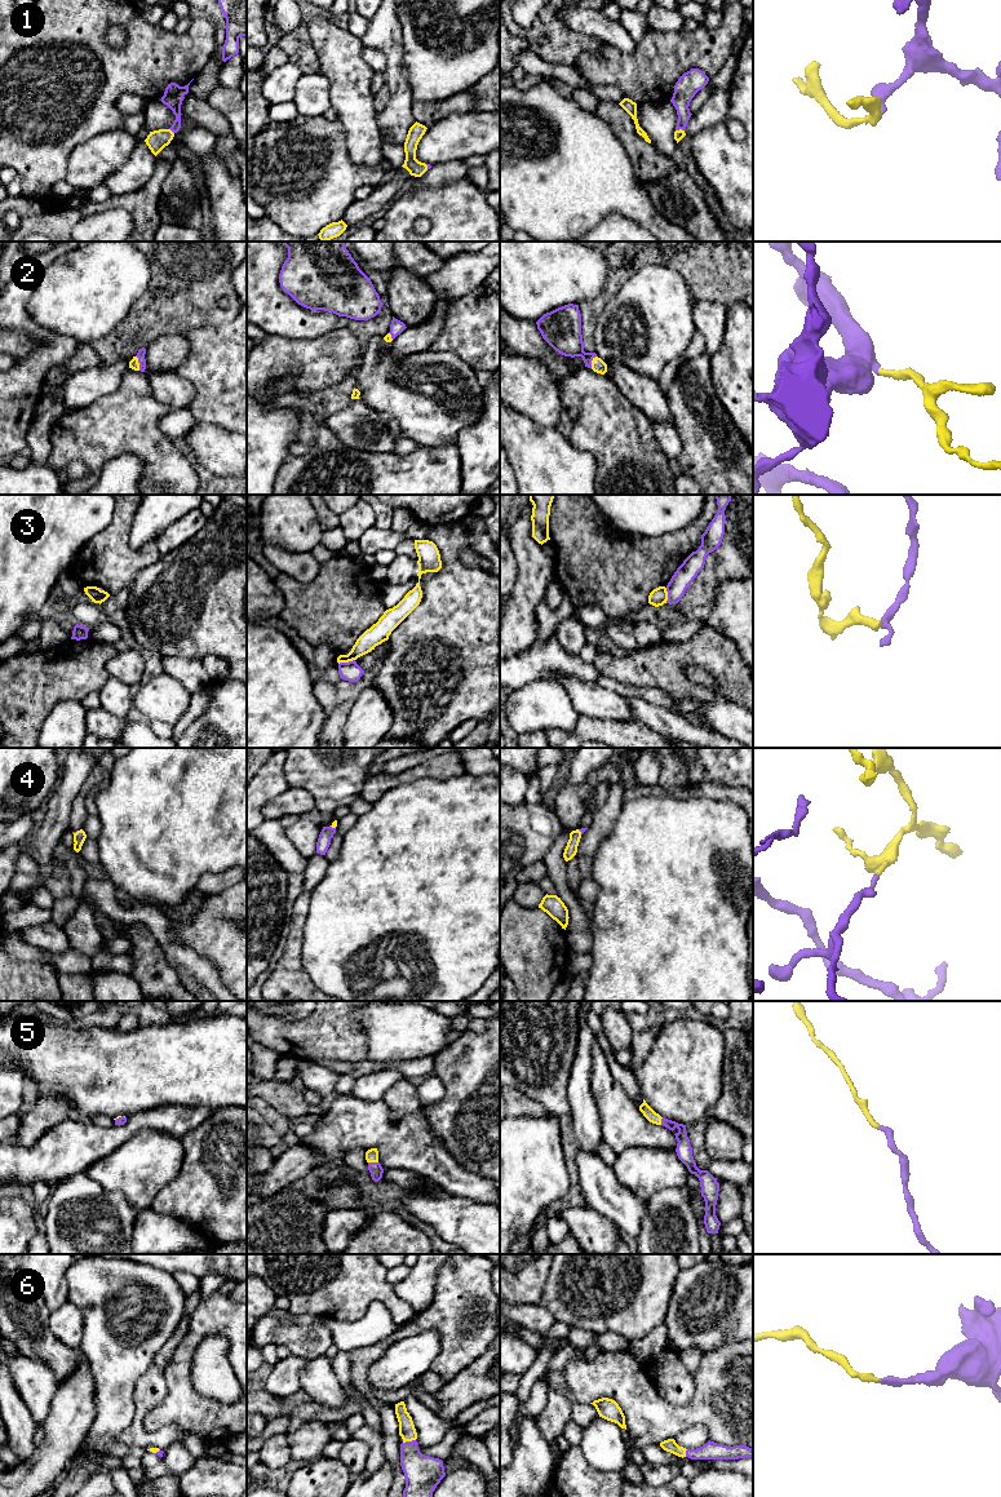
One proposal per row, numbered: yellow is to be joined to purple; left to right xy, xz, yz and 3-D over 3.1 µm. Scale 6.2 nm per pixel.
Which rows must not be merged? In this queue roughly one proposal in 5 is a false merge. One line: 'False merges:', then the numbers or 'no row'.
False merges: 3

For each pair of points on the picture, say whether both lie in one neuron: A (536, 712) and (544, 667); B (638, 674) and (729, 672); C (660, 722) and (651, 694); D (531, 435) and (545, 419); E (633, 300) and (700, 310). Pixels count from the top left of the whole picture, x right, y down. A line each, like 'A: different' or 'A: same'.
A: different
B: same
C: different
D: different
E: different

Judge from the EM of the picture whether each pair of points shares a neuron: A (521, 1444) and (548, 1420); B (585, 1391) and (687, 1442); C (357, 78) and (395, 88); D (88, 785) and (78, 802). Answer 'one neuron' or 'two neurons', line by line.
A: two neurons
B: two neurons
C: two neurons
D: one neuron

